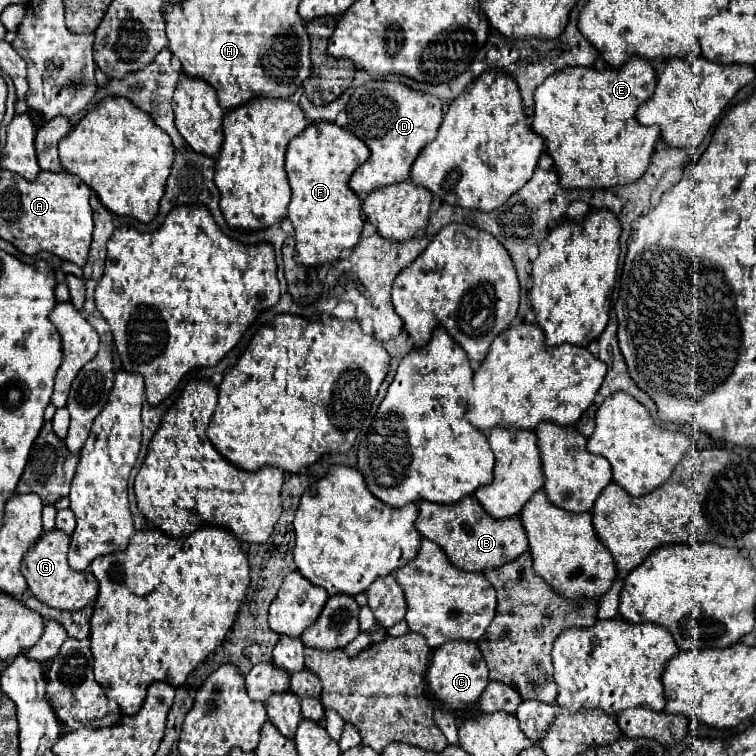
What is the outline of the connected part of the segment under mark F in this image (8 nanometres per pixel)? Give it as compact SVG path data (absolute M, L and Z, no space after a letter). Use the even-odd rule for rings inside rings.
M311 123L303 133L293 137L287 145L285 153L285 171L289 177L289 185L293 191L291 203L289 203L289 219L295 227L295 261L305 267L319 267L325 263L333 263L339 259L341 253L351 251L359 239L363 229L363 213L361 213L361 201L359 197L349 189L349 179L365 161L369 159L369 147L355 137L351 131L335 125L335 123Z

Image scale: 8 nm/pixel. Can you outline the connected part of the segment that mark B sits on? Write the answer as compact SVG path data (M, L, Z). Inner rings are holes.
M473 495L463 497L463 501L451 505L419 501L419 517L415 525L423 537L441 545L441 549L447 553L449 561L455 567L463 567L465 571L483 571L487 567L499 567L525 553L529 543L527 531L519 515L511 519L495 519L485 513L481 503Z

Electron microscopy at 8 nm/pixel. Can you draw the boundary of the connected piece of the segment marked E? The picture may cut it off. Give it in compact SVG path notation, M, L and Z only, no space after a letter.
M631 57L619 69L613 67L605 71L597 71L595 67L561 69L561 73L547 77L547 81L543 81L535 89L535 111L531 129L545 139L547 153L553 157L555 161L553 167L559 173L561 185L565 189L627 185L637 181L645 173L651 161L651 153L655 149L655 141L659 139L659 127L639 125L635 113L639 105L647 101L647 97L651 97L655 83L657 75L651 63L643 57Z

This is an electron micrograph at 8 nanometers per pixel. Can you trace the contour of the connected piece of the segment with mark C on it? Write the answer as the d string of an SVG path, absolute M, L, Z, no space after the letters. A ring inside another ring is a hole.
M447 641L447 645L441 645L433 651L433 659L427 671L427 685L433 697L447 703L451 709L461 709L463 705L479 699L489 683L487 675L489 669L475 641Z

